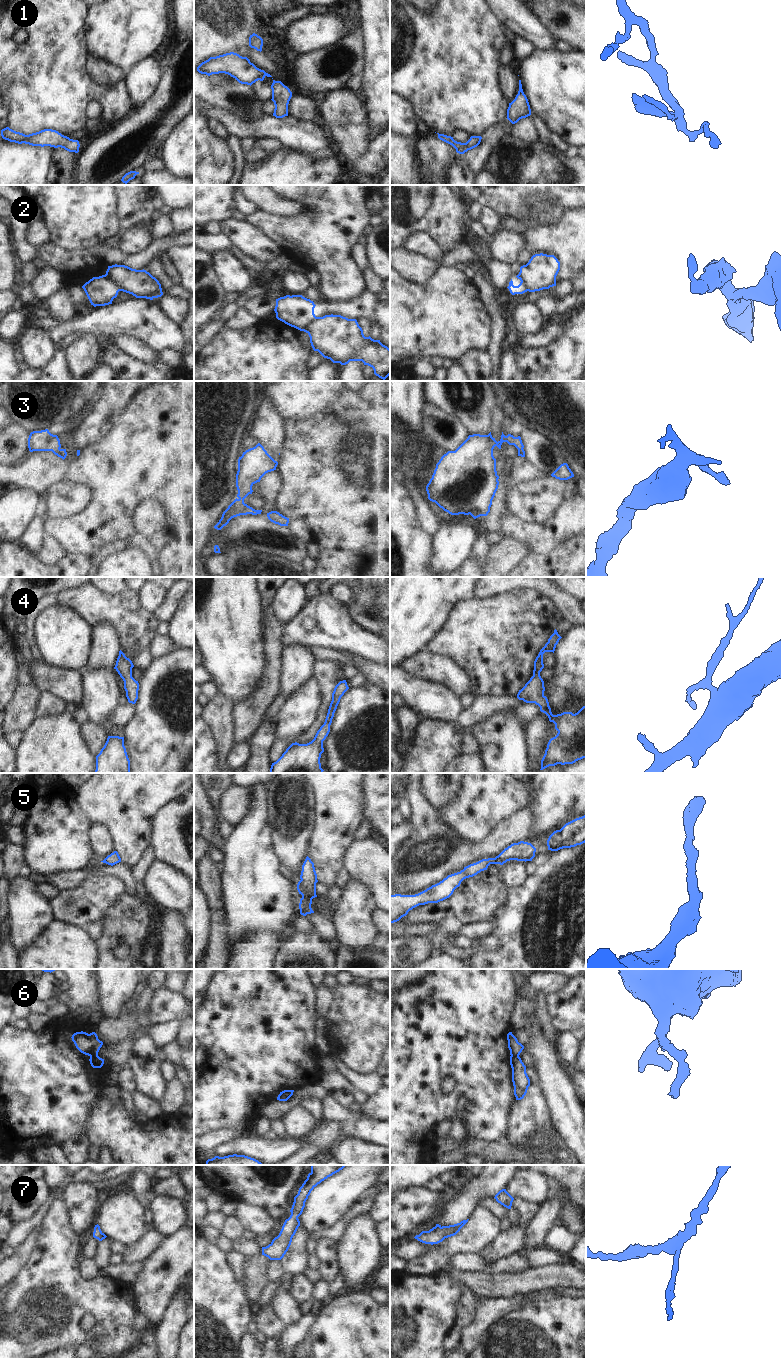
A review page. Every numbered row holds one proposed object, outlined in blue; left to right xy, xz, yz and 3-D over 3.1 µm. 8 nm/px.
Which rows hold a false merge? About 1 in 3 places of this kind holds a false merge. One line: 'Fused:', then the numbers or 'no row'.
Fused: 2, 6

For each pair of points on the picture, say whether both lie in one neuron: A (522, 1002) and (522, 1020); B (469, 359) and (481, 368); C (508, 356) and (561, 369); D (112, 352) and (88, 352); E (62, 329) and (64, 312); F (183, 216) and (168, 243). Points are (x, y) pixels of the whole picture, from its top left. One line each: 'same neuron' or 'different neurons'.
A: same neuron
B: same neuron
C: different neurons
D: different neurons
E: different neurons
F: different neurons

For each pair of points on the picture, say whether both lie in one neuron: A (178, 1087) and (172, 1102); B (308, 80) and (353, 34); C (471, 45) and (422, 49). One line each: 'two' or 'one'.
A: one
B: one
C: one

